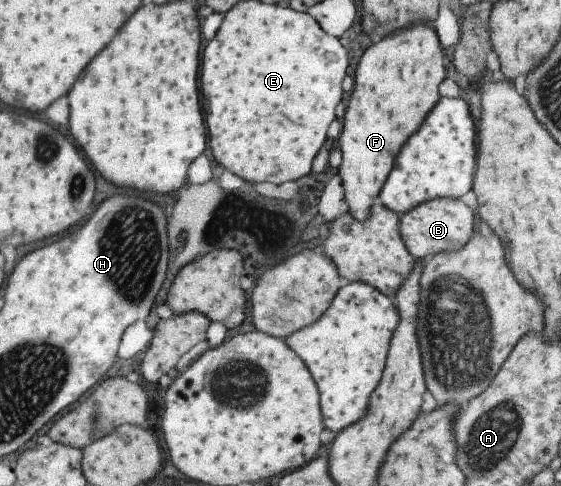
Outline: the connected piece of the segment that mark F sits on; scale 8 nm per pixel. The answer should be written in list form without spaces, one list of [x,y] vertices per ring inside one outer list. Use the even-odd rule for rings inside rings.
[[[415,25],[407,31],[401,31],[379,45],[371,47],[365,57],[361,59],[359,71],[357,71],[357,85],[351,97],[351,105],[347,109],[345,127],[338,141],[335,143],[342,153],[342,163],[338,173],[341,176],[345,190],[345,201],[348,209],[357,220],[366,222],[371,215],[372,207],[378,202],[381,190],[388,182],[396,159],[403,146],[419,131],[427,115],[433,111],[433,107],[439,103],[439,85],[447,77],[445,73],[445,51],[441,47],[441,41],[433,27],[429,25]]]

